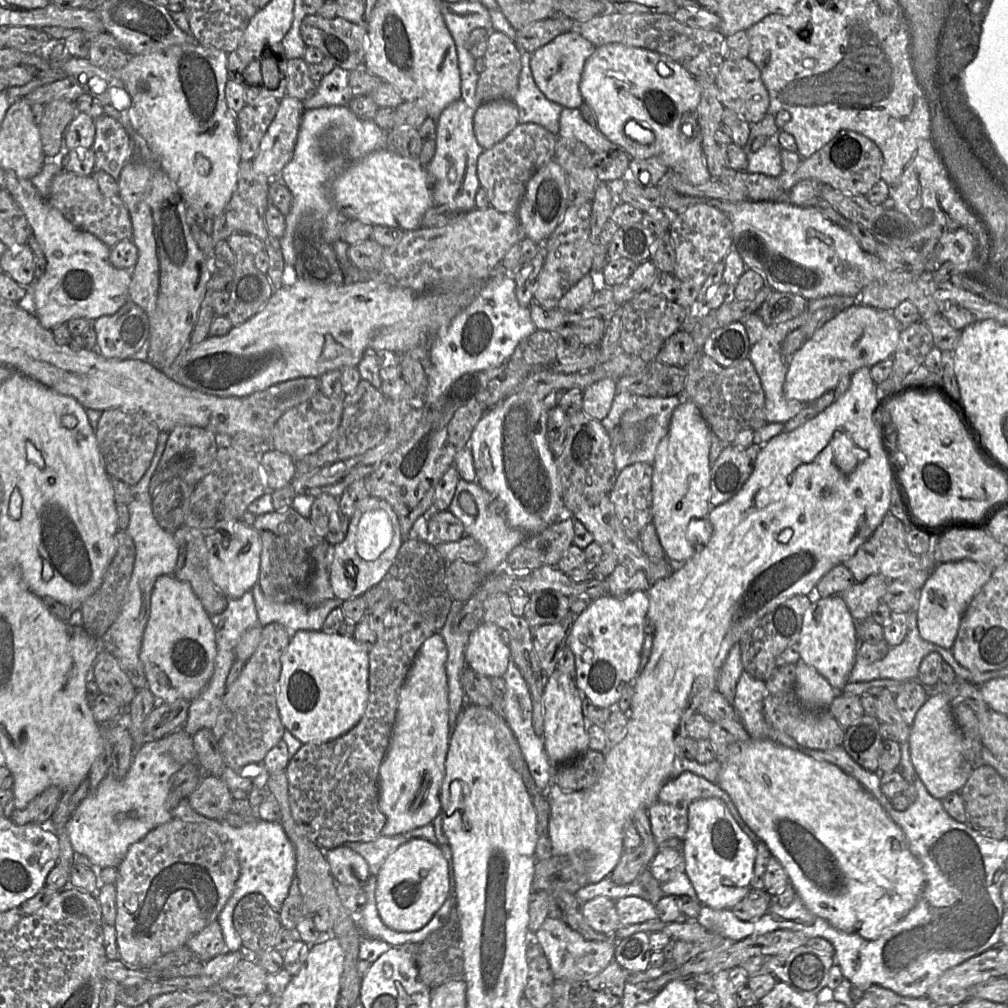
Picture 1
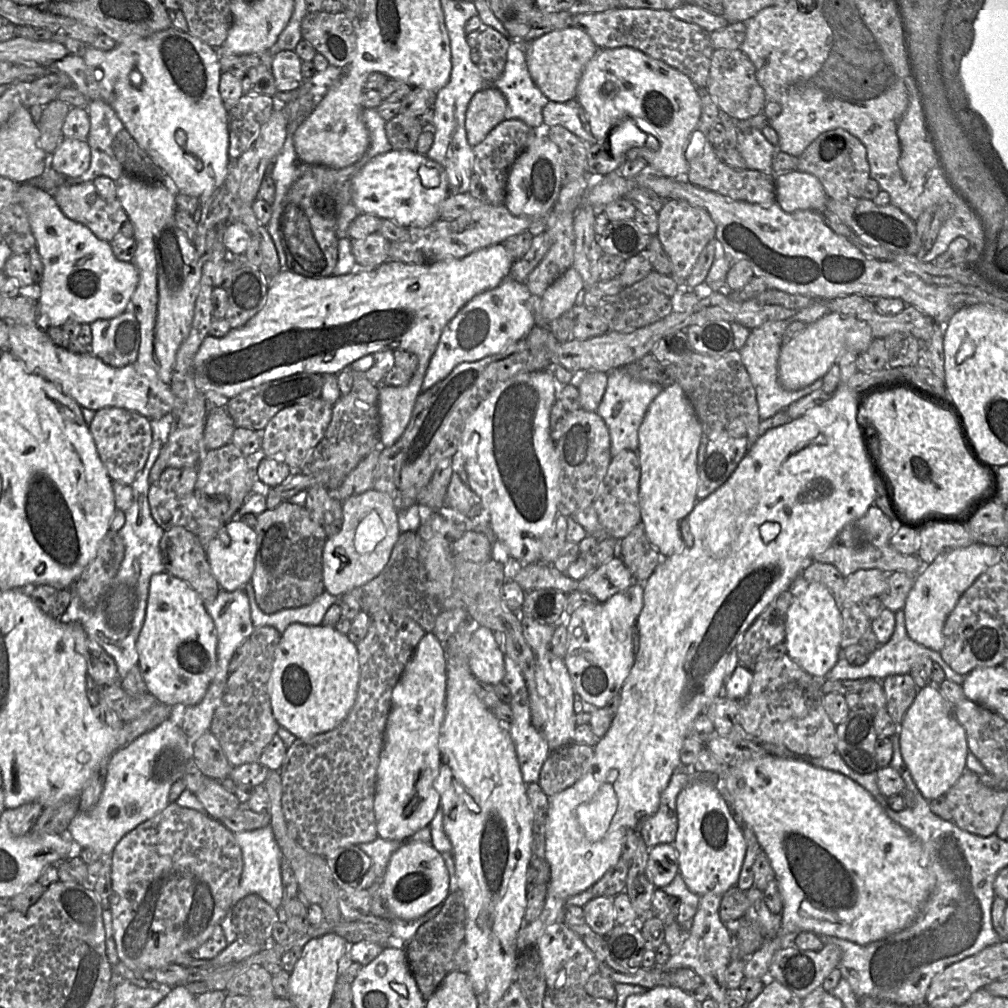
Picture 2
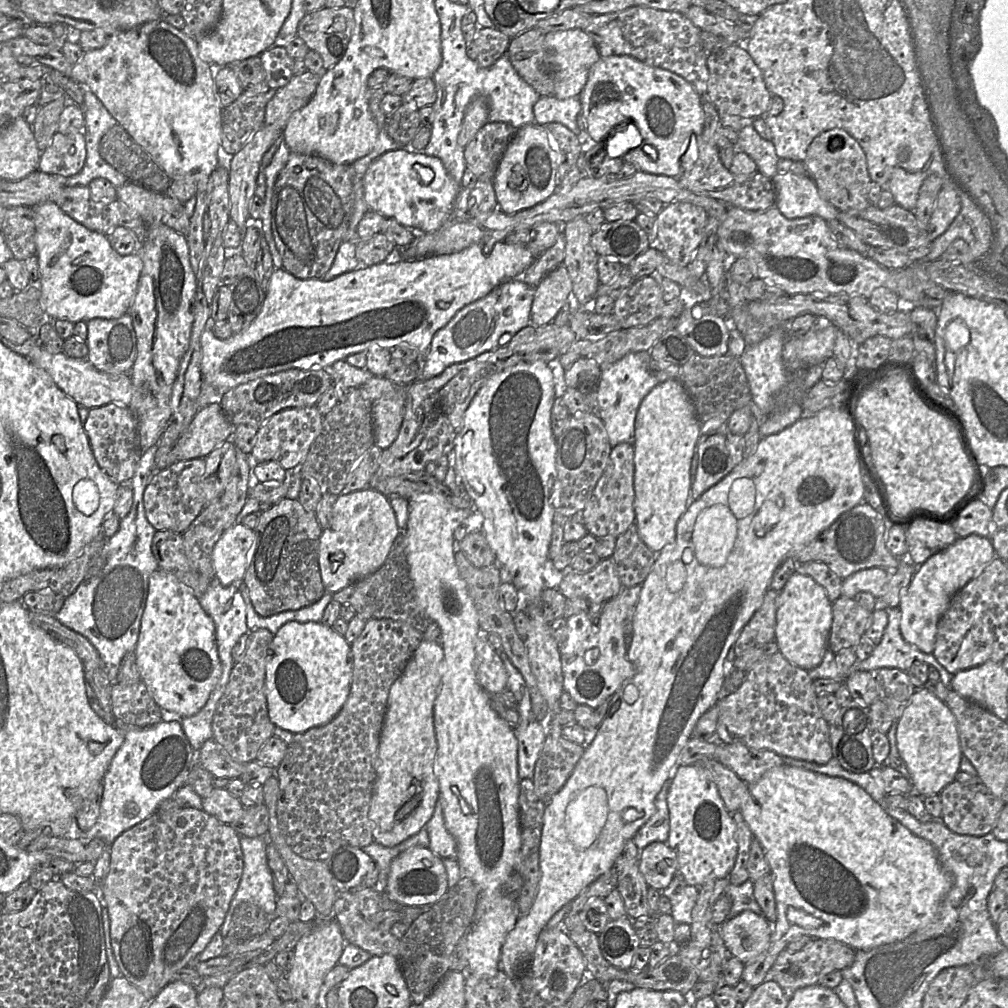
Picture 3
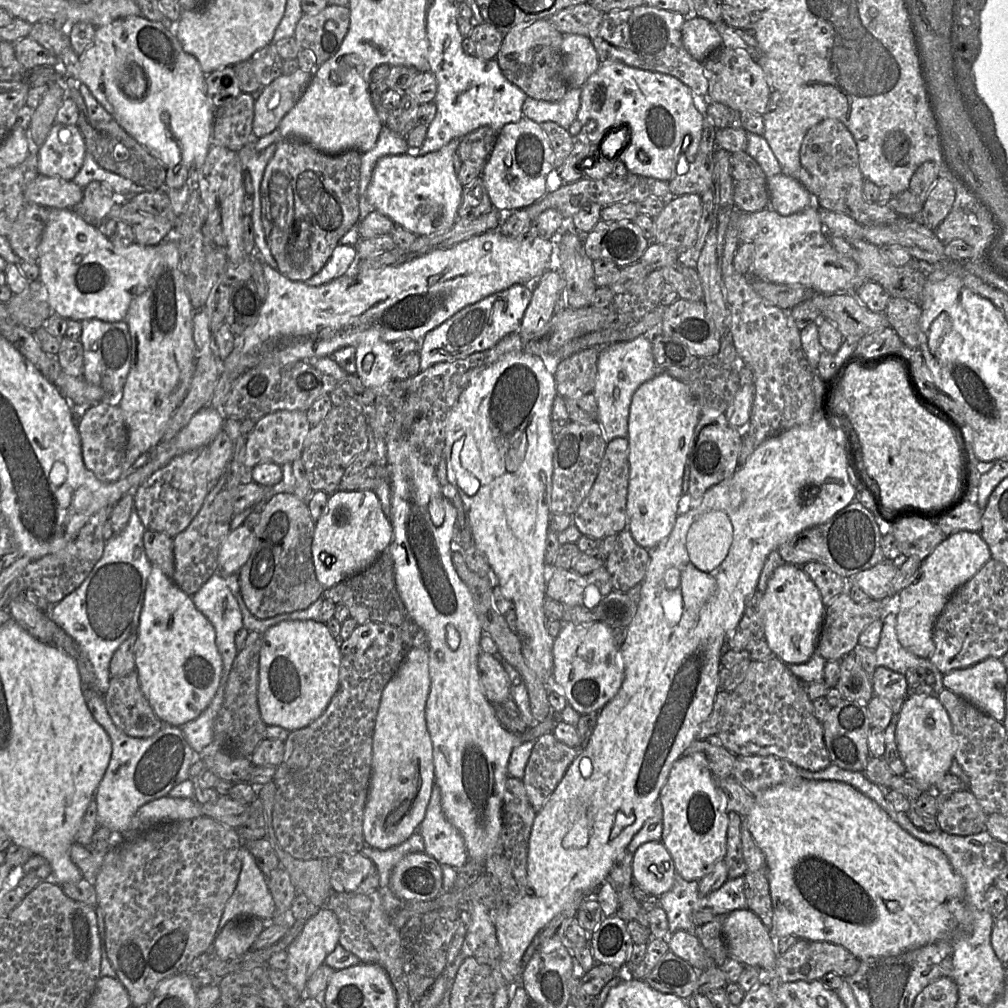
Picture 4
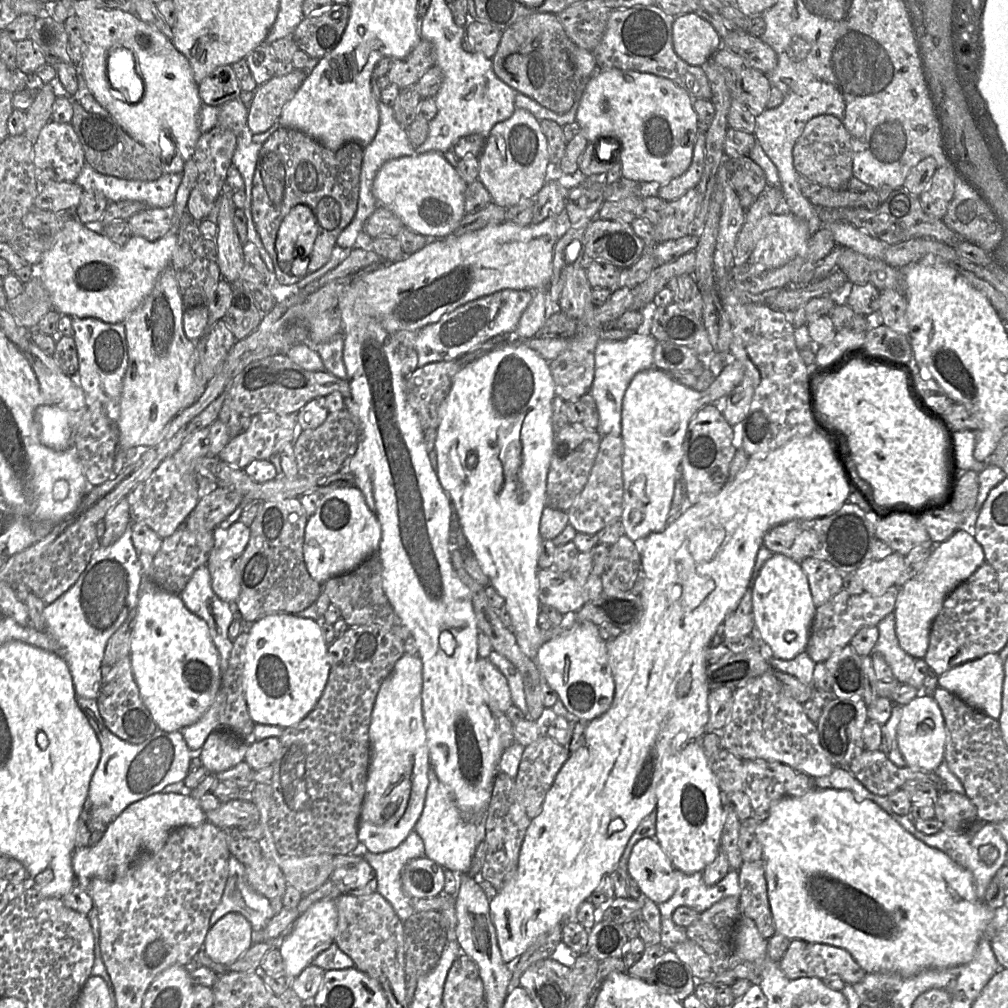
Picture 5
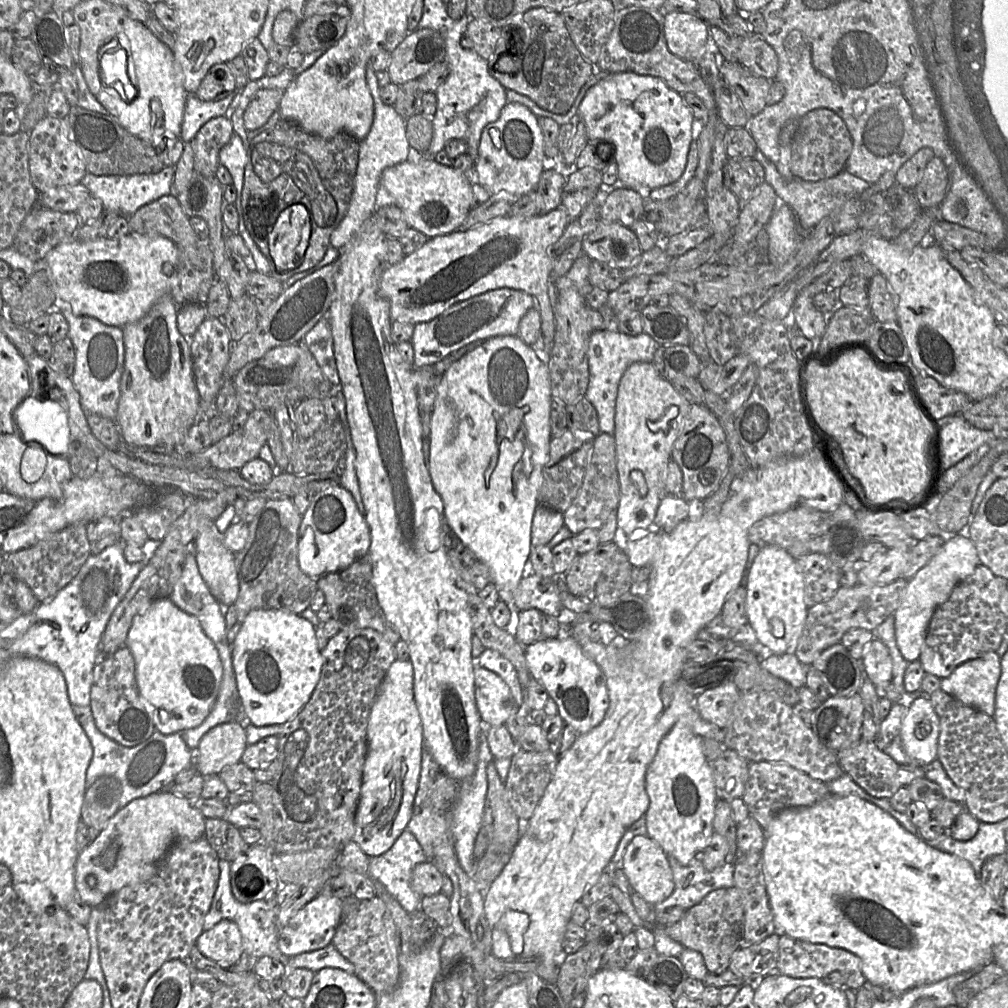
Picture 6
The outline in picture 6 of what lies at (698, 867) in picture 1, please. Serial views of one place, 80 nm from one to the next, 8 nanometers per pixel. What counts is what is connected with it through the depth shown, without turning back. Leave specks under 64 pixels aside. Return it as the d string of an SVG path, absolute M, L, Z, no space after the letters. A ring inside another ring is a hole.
M681 717L661 739L645 775L645 789L649 797L649 807L645 813L647 836L654 840L667 856L674 857L682 865L689 864L703 851L714 833L713 819L718 797L710 765L703 753L702 739L689 726L689 717Z

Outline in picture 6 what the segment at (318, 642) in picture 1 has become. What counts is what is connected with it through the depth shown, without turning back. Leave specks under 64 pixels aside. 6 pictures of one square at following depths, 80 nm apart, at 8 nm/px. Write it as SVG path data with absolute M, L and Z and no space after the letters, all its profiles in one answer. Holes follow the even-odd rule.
M252 610L241 623L231 648L241 715L249 723L258 727L284 724L310 700L320 679L323 657L318 648L315 626L301 615L285 610Z

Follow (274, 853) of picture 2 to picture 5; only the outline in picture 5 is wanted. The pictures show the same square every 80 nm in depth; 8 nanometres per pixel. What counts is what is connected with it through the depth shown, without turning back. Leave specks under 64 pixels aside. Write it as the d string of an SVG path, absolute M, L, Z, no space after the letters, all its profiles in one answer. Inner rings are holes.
M230 856L228 865L229 875L221 901L211 916L210 926L228 913L238 913L250 922L255 934L260 933L275 915L269 899L248 885L245 866L237 858Z

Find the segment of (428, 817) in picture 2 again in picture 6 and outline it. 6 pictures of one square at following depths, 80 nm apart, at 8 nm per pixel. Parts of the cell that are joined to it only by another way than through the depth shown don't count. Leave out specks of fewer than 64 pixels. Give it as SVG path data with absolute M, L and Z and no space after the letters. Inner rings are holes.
M395 660L371 708L367 727L367 755L355 813L352 841L370 858L387 852L407 830L425 748L421 717L414 699L414 670L410 660Z

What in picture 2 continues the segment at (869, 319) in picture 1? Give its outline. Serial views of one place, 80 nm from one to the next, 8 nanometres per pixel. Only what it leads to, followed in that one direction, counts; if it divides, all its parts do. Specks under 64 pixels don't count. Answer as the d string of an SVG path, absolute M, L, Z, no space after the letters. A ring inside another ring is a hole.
M829 312L783 344L779 357L779 381L788 390L804 388L822 378L845 350L858 354L867 350L874 336L868 323L853 316Z

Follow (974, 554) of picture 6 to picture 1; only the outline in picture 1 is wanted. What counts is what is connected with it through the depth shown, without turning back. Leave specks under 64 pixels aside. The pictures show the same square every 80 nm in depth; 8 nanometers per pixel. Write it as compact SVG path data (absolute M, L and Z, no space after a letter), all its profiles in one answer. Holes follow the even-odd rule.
M973 560L939 563L918 591L917 627L921 638L945 649L951 649L961 619L972 599L989 581L993 568Z

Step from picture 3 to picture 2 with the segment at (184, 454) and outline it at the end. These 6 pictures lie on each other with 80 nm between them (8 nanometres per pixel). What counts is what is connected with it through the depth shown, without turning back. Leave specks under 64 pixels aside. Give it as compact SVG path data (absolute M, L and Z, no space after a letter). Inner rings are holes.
M211 407L206 416L204 445L207 451L221 448L231 442L235 425L223 407Z

